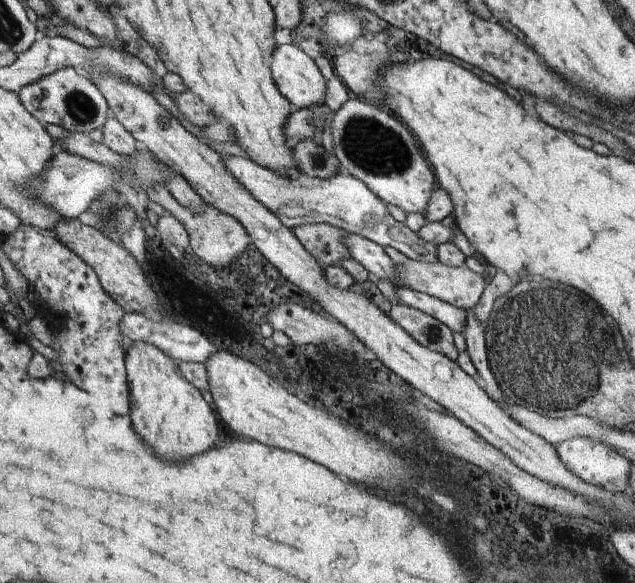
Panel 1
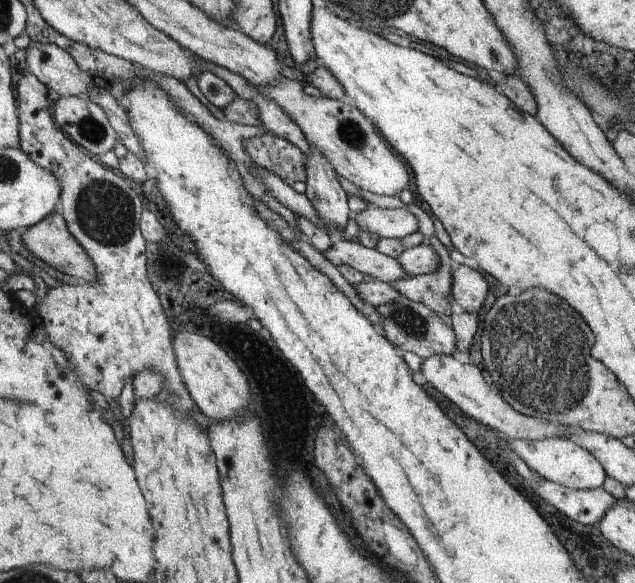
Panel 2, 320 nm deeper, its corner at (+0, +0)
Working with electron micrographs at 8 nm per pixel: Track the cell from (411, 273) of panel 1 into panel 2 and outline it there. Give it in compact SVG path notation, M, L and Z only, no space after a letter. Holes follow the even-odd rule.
M334 238L331 248L322 253L334 266L348 265L359 270L363 275L373 276L378 281L389 284L408 277L395 258L368 248L360 242L347 241L344 238Z

